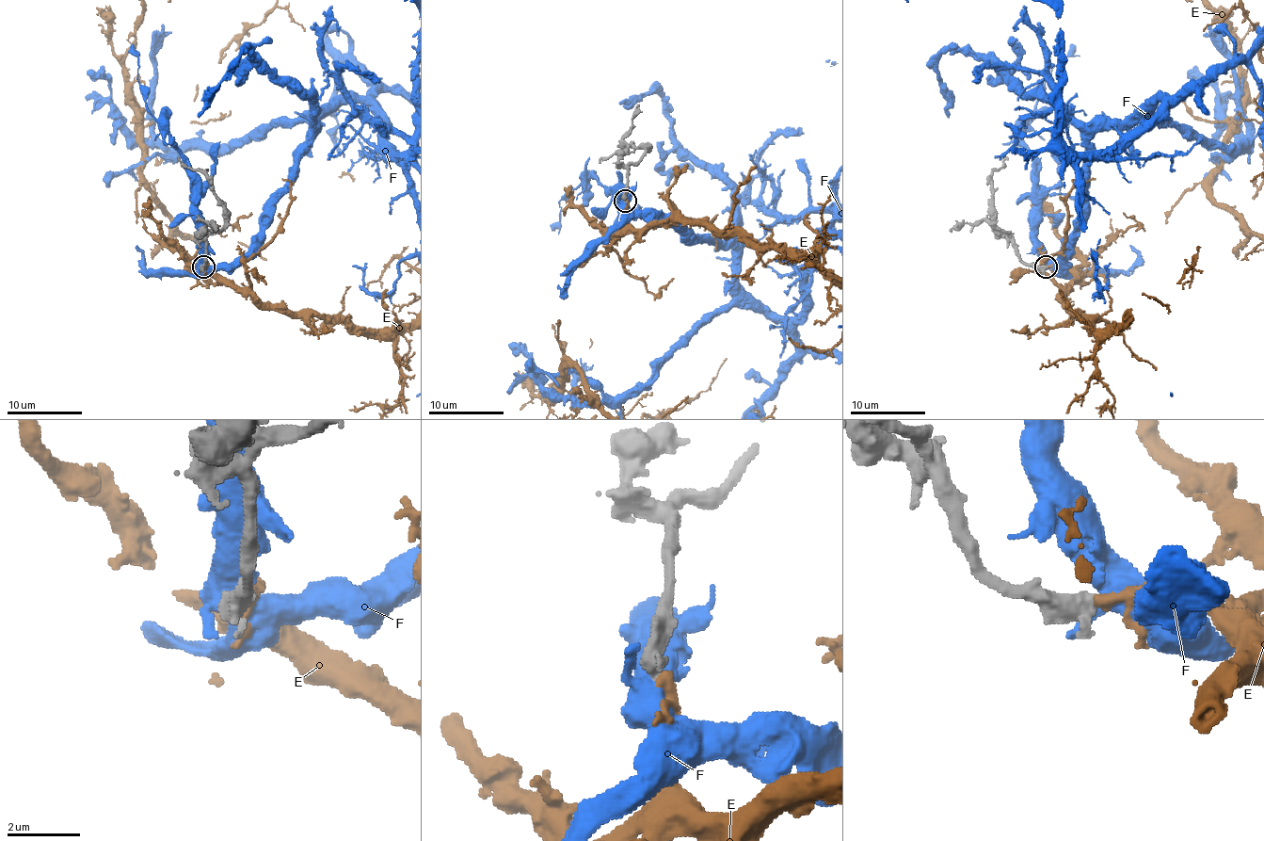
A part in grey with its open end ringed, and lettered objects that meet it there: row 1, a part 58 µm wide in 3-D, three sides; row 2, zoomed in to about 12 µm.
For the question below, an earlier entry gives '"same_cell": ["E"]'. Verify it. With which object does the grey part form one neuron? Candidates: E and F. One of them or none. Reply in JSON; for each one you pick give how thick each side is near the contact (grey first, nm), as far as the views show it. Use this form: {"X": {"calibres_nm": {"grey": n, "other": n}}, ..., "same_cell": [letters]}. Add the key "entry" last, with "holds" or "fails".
{"E": {"calibres_nm": {"grey": 500, "other": 280}}, "same_cell": ["E"], "entry": "holds"}

